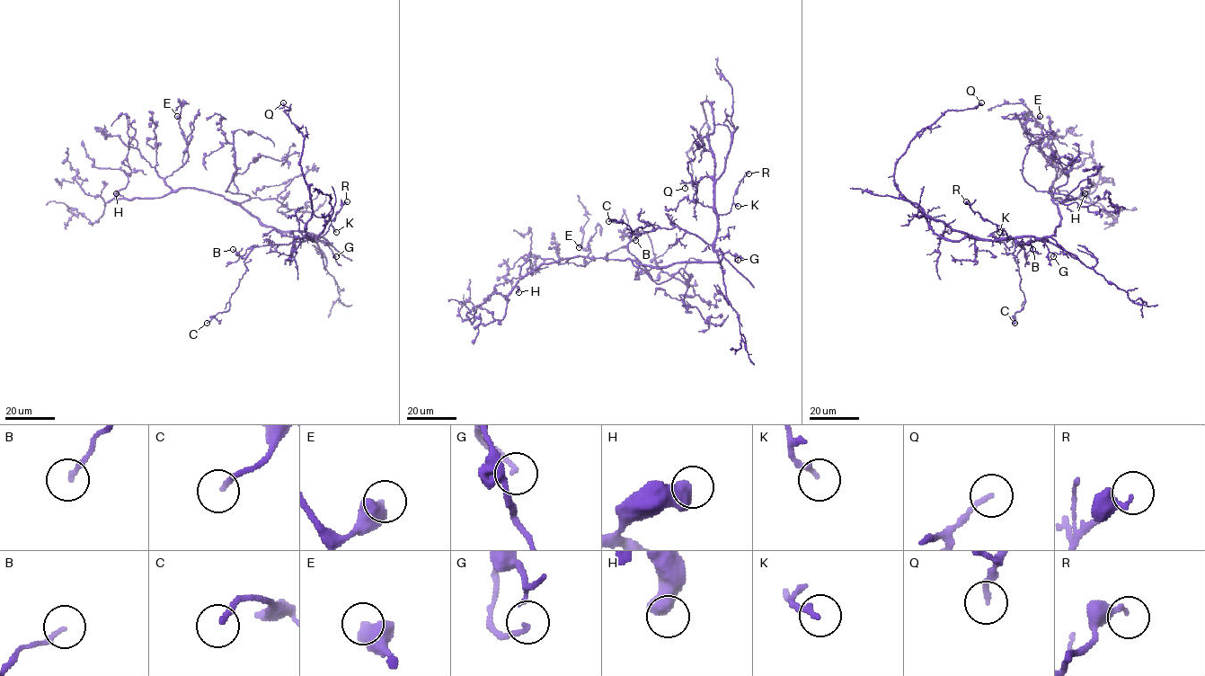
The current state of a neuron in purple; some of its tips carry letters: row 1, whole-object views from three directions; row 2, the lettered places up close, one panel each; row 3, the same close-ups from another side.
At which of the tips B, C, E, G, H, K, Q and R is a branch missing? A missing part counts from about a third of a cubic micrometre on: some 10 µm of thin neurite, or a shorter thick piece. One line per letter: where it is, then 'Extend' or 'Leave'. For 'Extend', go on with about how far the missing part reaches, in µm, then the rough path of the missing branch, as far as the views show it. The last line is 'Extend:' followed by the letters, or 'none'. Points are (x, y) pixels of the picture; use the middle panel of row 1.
B: Place: (635, 240). Leave
C: Place: (608, 221). Leave
E: Place: (579, 247). Leave
G: Place: (738, 260). Leave
H: Place: (518, 292). Leave
K: Place: (738, 206). Extend. Missing length about 9 µm. Course of what is missing: (738, 206), (753, 195)
Q: Place: (685, 188). Leave
R: Place: (748, 173). Leave
Extend: K

